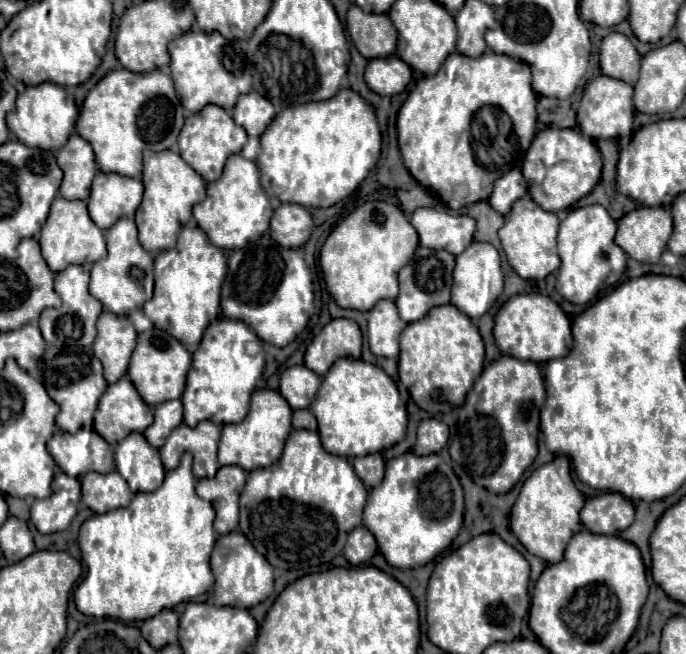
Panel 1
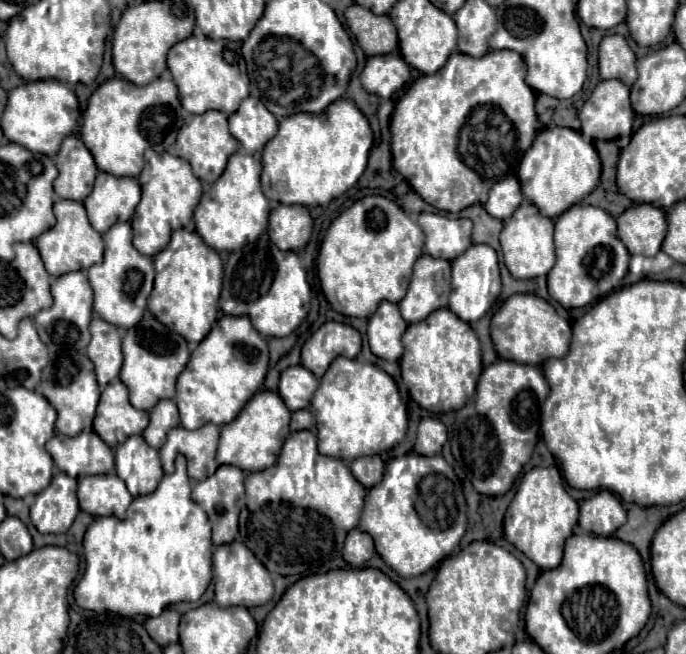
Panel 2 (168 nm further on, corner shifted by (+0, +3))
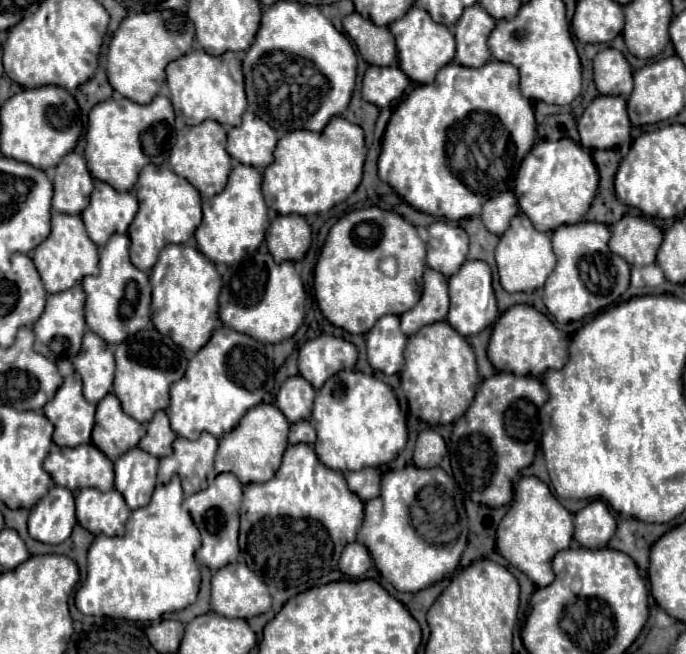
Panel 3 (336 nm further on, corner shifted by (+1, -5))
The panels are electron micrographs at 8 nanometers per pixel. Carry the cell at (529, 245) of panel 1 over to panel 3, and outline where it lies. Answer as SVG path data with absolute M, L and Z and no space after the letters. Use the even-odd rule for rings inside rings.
M518 213L510 221L508 231L500 237L500 243L496 247L496 265L500 283L508 293L540 289L548 279L548 275L552 273L552 269L556 267L556 255L552 251L550 235L538 231L524 213Z

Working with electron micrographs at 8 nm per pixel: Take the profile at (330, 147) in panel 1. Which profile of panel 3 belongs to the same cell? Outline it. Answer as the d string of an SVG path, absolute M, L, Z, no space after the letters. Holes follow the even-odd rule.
M340 115L332 117L322 133L304 129L286 133L278 141L274 161L264 171L262 193L266 197L266 205L280 215L298 213L306 217L328 211L356 191L362 179L364 159L366 145L362 127Z

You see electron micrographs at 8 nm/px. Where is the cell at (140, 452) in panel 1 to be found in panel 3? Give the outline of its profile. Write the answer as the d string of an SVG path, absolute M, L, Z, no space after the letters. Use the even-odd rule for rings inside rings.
M134 447L114 461L114 473L116 473L116 489L120 489L130 509L148 505L156 487L158 473L156 457L142 451L140 447Z

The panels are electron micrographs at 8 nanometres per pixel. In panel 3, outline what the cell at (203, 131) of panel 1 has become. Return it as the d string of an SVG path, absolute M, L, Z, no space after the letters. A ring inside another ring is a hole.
M204 121L196 127L184 127L178 133L168 163L176 175L188 179L204 197L212 197L220 193L226 185L232 167L232 159L226 153L226 127L220 125L218 121Z

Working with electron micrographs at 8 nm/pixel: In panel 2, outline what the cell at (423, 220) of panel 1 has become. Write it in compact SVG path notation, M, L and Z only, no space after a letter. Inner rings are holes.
M421 213L419 221L425 231L425 253L431 257L445 257L453 261L453 257L461 255L471 245L471 227L469 219L449 219L437 213Z

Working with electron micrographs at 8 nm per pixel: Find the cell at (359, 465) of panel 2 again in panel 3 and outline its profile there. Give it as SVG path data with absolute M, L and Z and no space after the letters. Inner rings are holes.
M374 467L346 473L346 481L352 493L356 493L362 501L374 499L380 493L380 471Z

